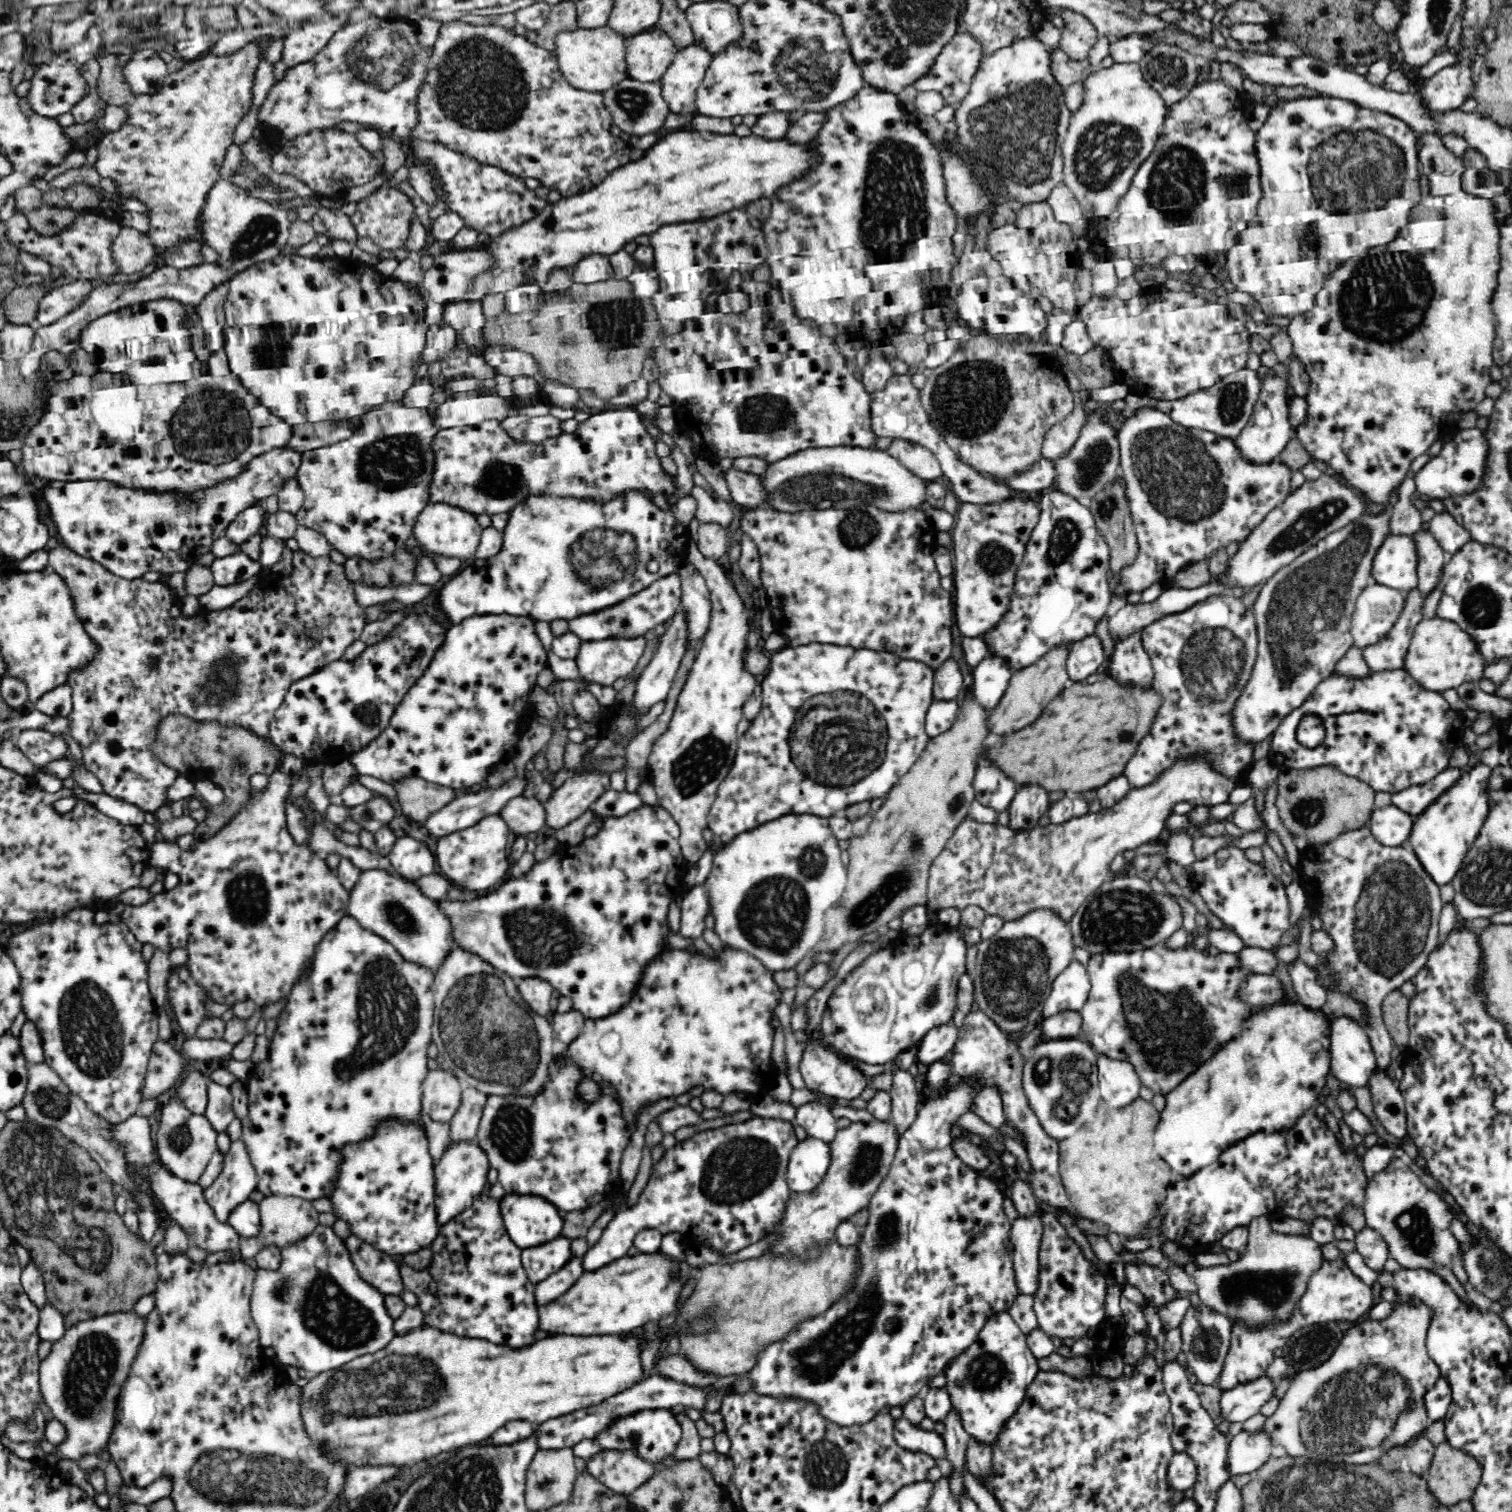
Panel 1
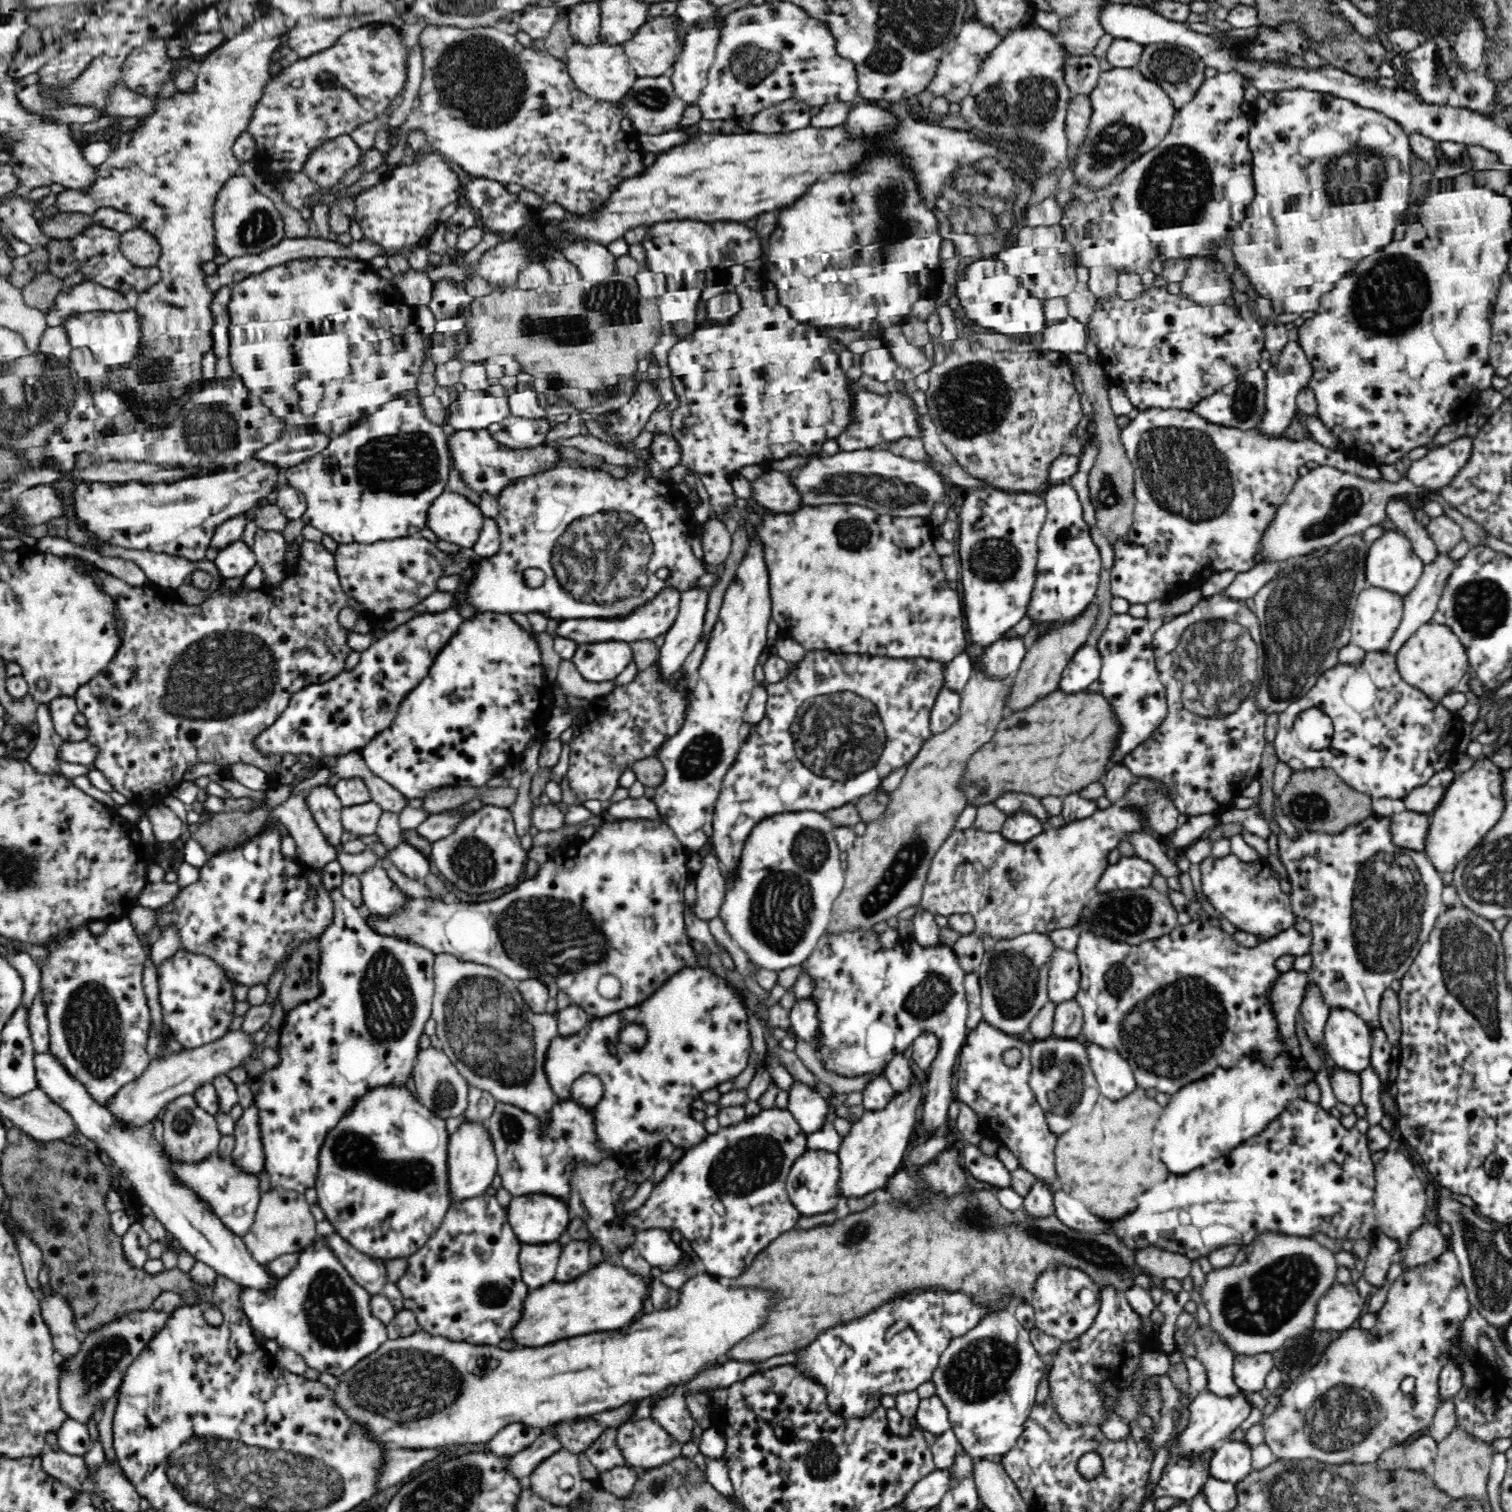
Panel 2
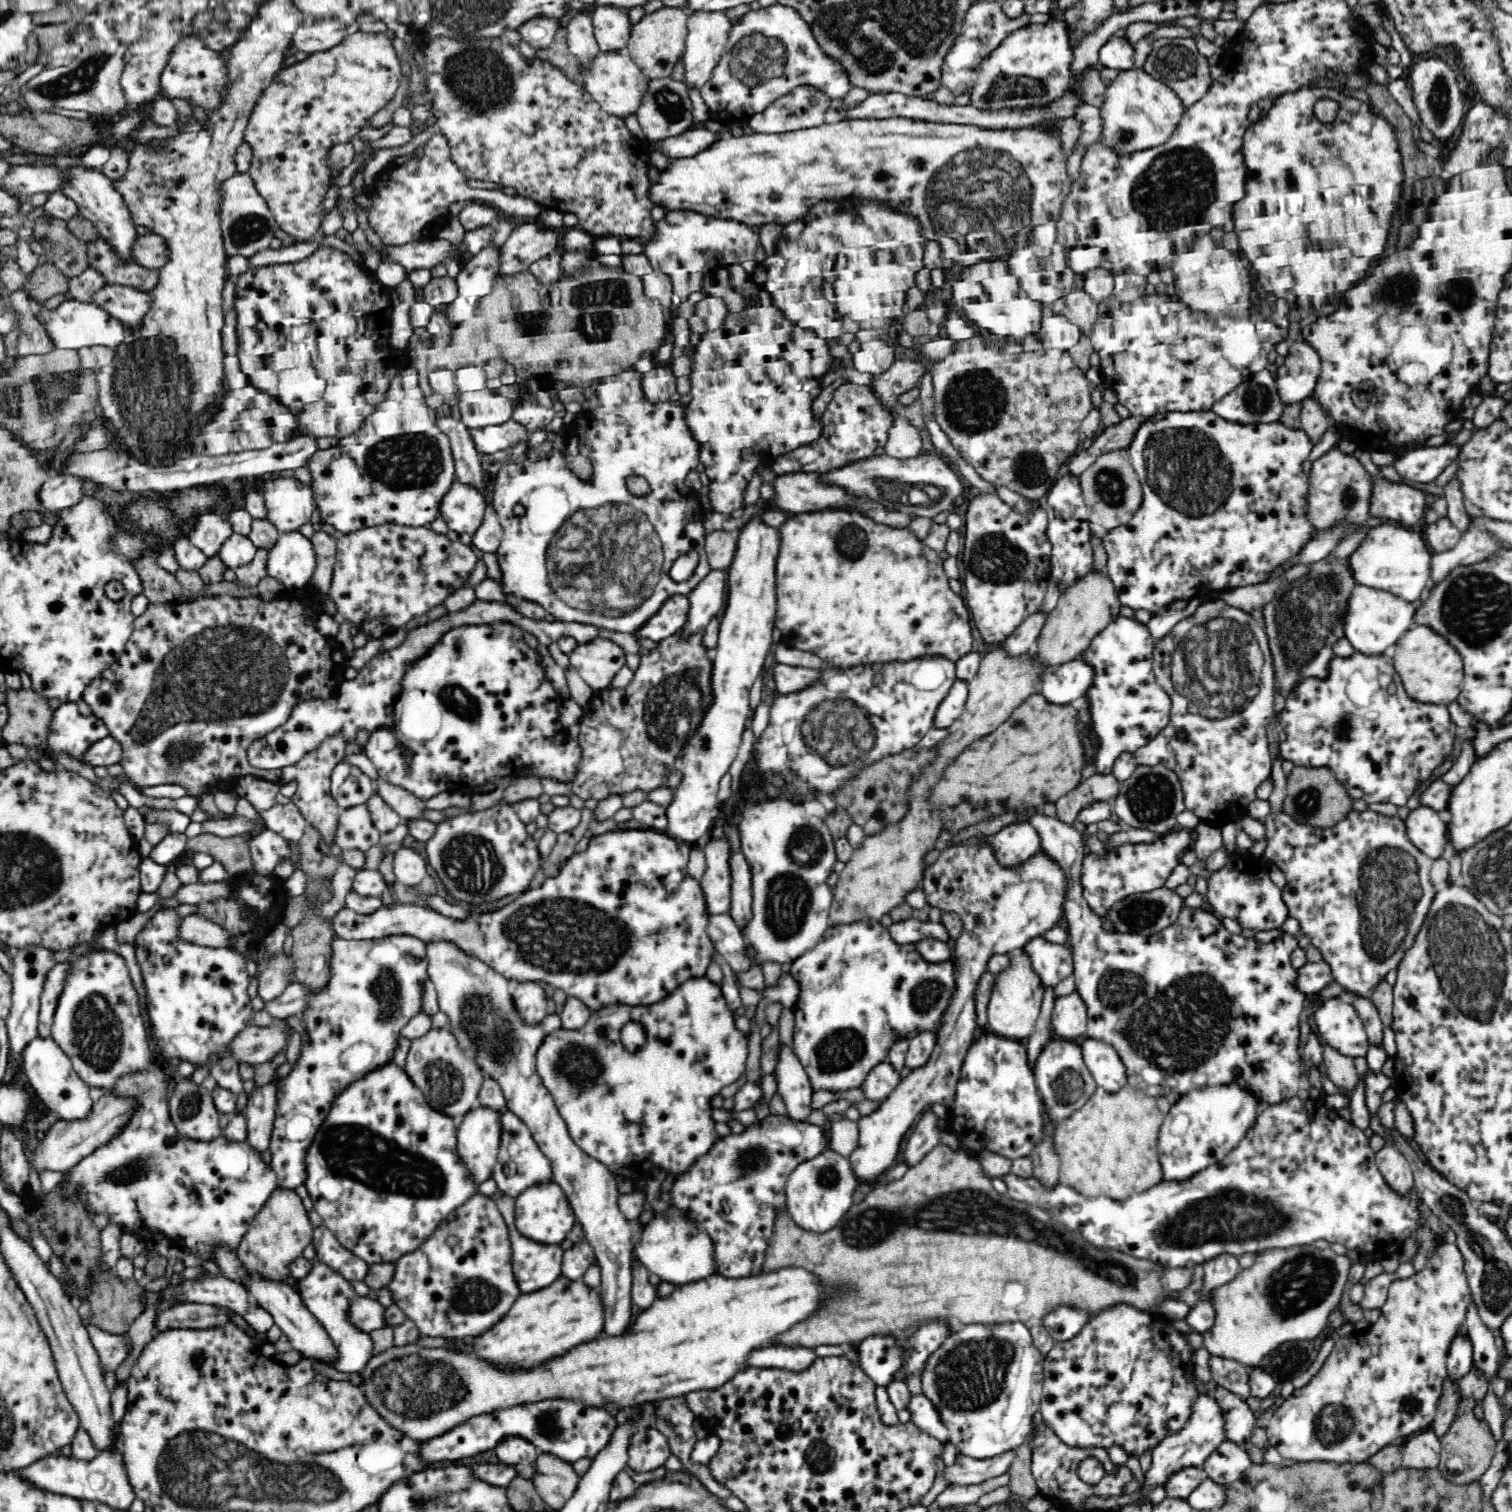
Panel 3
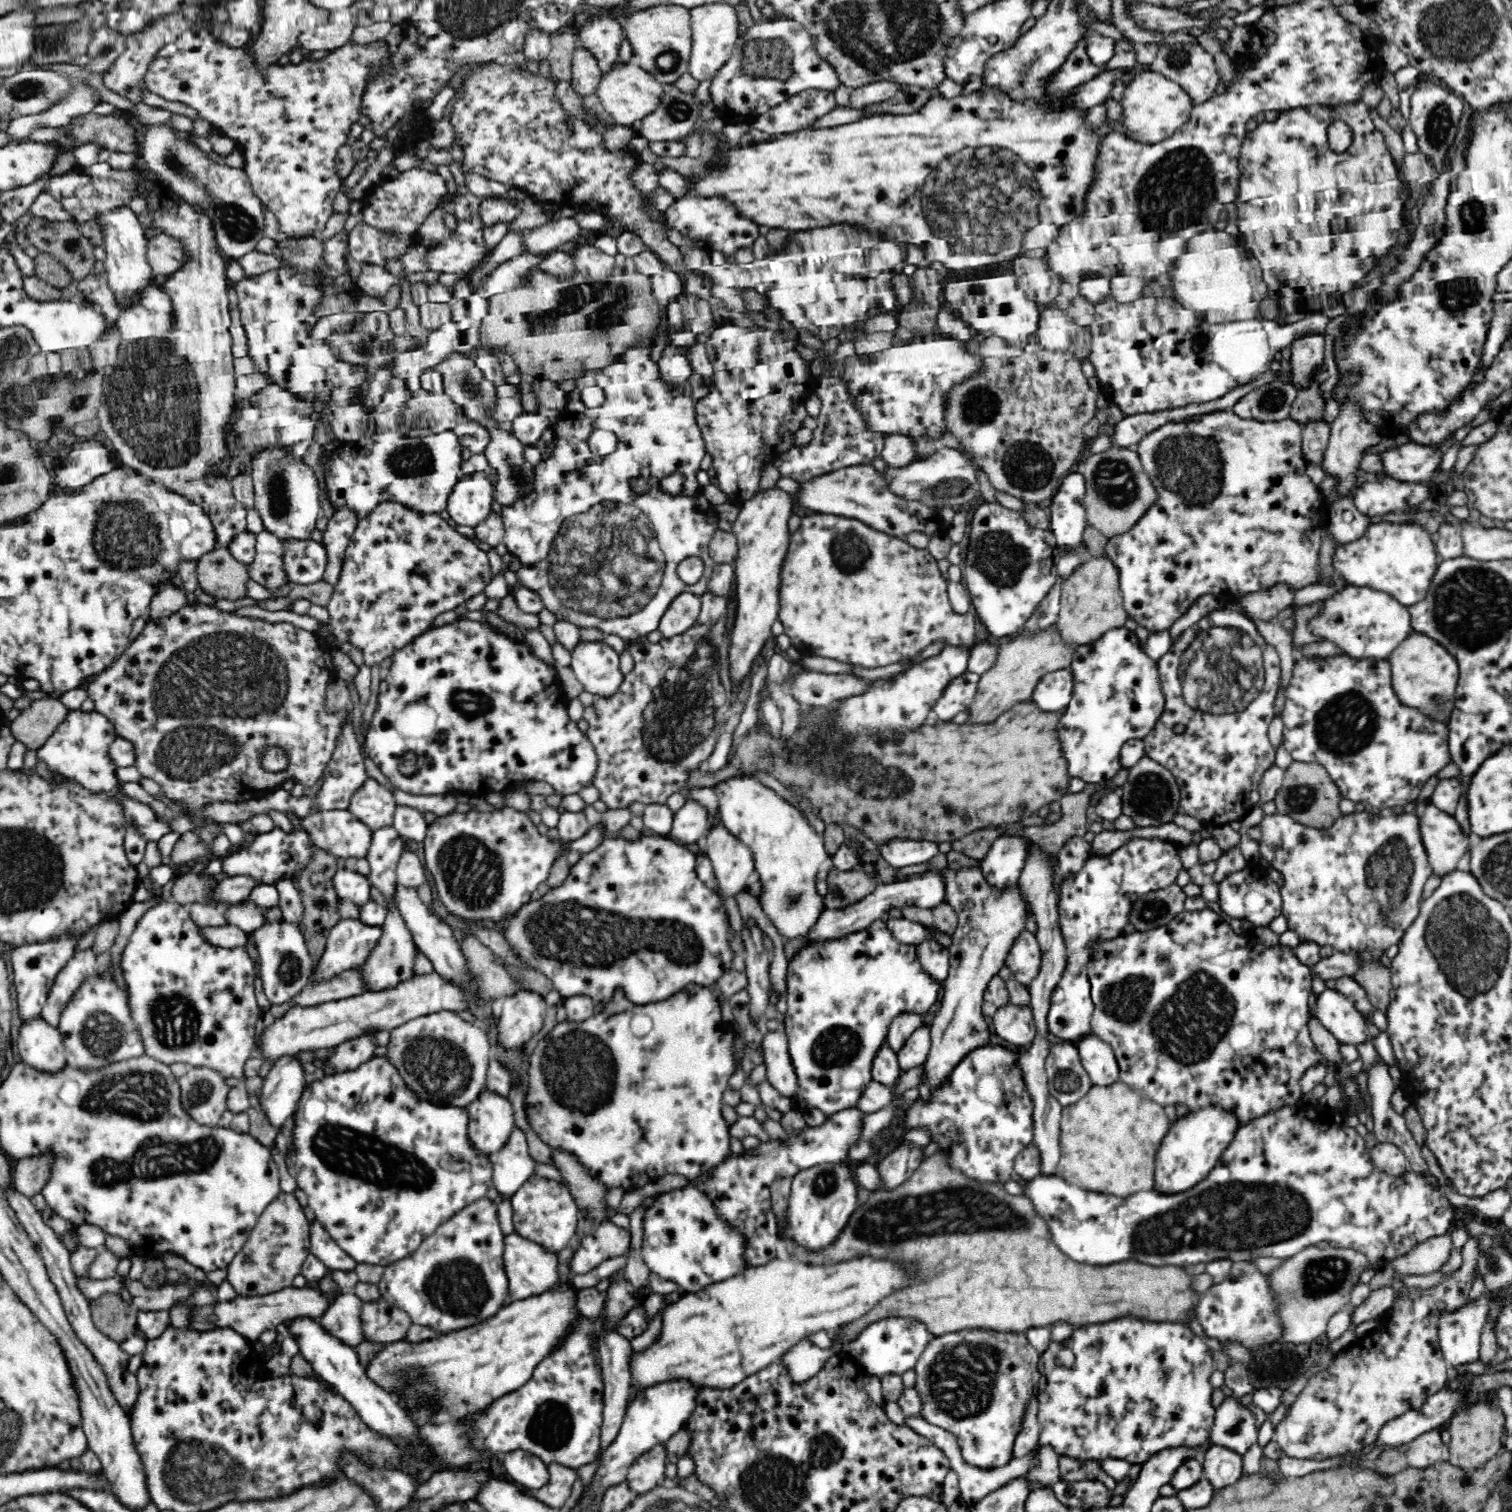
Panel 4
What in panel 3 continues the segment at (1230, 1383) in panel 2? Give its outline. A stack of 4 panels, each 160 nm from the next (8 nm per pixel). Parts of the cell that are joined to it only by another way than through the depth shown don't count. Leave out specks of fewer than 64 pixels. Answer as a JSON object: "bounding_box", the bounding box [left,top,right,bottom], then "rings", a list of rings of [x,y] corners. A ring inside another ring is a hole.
{"bounding_box":[1213,1386,1257,1450],"rings":[[[1216,1386],[1213,1397],[1224,1415],[1225,1440],[1245,1450],[1248,1440],[1252,1438],[1252,1432],[1257,1428],[1255,1412],[1252,1412],[1240,1395],[1228,1392],[1225,1388]]]}

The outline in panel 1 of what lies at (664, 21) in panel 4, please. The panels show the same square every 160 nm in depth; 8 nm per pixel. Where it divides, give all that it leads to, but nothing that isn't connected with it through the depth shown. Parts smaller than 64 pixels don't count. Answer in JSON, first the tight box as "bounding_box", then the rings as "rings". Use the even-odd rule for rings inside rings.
{"bounding_box":[624,26,679,82],"rings":[[[658,26],[625,38],[624,42],[629,78],[640,82],[660,80],[679,51],[670,35]]]}

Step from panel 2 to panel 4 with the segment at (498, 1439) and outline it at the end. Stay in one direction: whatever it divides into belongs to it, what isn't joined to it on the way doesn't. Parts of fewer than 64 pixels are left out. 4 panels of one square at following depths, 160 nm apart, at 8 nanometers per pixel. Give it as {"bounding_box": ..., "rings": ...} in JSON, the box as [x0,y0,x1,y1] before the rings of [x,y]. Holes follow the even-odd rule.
{"bounding_box":[502,1450,550,1490],"rings":[[[514,1450],[502,1455],[506,1472],[514,1481],[520,1482],[524,1489],[540,1490],[550,1482],[548,1465],[537,1456],[523,1450]]]}

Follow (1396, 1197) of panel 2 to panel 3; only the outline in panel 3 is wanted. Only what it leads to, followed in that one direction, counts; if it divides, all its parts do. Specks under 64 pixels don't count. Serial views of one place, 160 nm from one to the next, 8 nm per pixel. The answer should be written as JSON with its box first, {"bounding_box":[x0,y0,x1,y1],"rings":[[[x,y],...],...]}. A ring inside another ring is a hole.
{"bounding_box":[1375,1145,1414,1193],"rings":[[[1384,1145],[1375,1153],[1375,1163],[1392,1189],[1400,1193],[1407,1193],[1410,1189],[1414,1189],[1410,1163],[1396,1148]]]}

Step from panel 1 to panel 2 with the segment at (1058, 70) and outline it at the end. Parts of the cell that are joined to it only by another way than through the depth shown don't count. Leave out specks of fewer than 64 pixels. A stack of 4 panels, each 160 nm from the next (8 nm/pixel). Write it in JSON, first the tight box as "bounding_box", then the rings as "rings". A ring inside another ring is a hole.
{"bounding_box":[1064,55,1102,95],"rings":[[[1070,55],[1066,58],[1064,68],[1066,83],[1070,87],[1072,94],[1089,95],[1100,82],[1102,68],[1100,68],[1099,56],[1090,55]]]}

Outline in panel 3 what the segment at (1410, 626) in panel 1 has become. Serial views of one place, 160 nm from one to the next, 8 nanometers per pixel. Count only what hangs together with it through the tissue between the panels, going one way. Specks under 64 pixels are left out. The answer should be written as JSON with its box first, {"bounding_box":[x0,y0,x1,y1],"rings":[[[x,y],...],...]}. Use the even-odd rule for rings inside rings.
{"bounding_box":[1426,523,1508,591],"rings":[[[1472,523],[1461,533],[1458,544],[1446,552],[1432,554],[1432,576],[1426,591],[1438,584],[1454,567],[1469,565],[1496,556],[1508,548],[1496,533],[1476,527]]]}

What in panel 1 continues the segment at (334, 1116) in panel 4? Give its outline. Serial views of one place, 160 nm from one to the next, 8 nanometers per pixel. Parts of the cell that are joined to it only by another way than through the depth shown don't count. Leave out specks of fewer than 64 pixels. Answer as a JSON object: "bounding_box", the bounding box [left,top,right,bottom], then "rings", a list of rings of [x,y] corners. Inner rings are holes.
{"bounding_box":[329,1115,440,1258],"rings":[[[384,1115],[376,1124],[376,1134],[358,1142],[344,1143],[340,1148],[337,1175],[329,1192],[334,1208],[333,1219],[344,1221],[347,1230],[359,1240],[366,1241],[379,1252],[395,1258],[412,1254],[431,1245],[438,1236],[440,1223],[436,1213],[436,1177],[434,1160],[430,1154],[430,1140],[423,1122],[414,1119],[398,1119]]]}

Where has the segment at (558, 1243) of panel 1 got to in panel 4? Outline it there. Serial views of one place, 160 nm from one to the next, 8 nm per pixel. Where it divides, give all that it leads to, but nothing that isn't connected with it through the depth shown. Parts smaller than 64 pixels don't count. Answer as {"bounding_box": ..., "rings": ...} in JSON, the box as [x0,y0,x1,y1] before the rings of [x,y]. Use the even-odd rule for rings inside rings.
{"bounding_box":[502,1233,558,1303],"rings":[[[516,1233],[504,1237],[502,1260],[503,1272],[508,1278],[508,1303],[541,1296],[558,1283],[557,1255]]]}

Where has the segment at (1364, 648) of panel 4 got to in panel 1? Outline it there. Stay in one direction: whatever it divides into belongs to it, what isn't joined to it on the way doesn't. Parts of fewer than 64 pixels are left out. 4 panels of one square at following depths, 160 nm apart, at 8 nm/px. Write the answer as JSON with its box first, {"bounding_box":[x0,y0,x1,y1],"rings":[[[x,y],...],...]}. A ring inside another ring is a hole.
{"bounding_box":[1351,583,1404,648],"rings":[[[1375,583],[1362,590],[1351,620],[1353,644],[1366,648],[1380,642],[1398,620],[1404,593]]]}

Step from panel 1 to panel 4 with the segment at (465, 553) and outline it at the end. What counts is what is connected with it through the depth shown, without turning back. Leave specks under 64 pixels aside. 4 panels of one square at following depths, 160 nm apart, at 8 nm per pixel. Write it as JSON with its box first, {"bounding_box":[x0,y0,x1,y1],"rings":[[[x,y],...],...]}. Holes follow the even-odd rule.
{"bounding_box":[447,471,494,529],"rings":[[[488,471],[472,472],[466,479],[454,485],[447,500],[450,518],[458,525],[473,529],[493,512],[494,484],[488,478]]]}

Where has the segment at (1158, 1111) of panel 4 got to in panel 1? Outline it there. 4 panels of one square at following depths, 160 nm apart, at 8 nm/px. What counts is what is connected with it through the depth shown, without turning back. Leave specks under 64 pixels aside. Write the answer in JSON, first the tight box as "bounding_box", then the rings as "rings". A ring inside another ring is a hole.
{"bounding_box":[1059,1097,1172,1239],"rings":[[[1141,1097],[1118,1108],[1101,1099],[1094,1119],[1079,1126],[1069,1138],[1059,1141],[1059,1173],[1071,1206],[1082,1216],[1108,1224],[1110,1232],[1123,1234],[1128,1239],[1140,1238],[1140,1234],[1144,1234],[1146,1228],[1142,1228],[1142,1224],[1154,1218],[1154,1214],[1150,1214],[1150,1210],[1154,1210],[1154,1198],[1158,1198],[1158,1190],[1166,1186],[1172,1174],[1168,1164],[1152,1148],[1152,1132],[1158,1124],[1159,1114],[1154,1103]]]}

